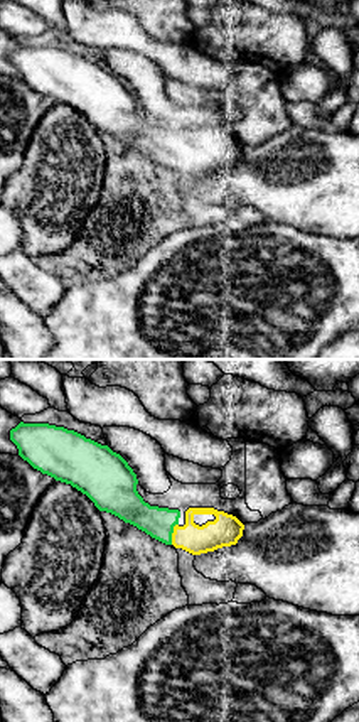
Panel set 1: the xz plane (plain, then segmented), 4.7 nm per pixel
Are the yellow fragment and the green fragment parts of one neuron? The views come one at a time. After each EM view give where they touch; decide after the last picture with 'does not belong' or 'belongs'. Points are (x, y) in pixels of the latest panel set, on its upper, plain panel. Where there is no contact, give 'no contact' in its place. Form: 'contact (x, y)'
contact (172, 156)

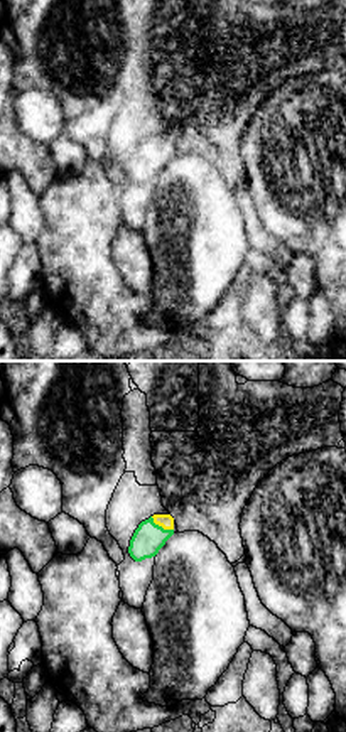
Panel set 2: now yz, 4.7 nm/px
contact (161, 147)

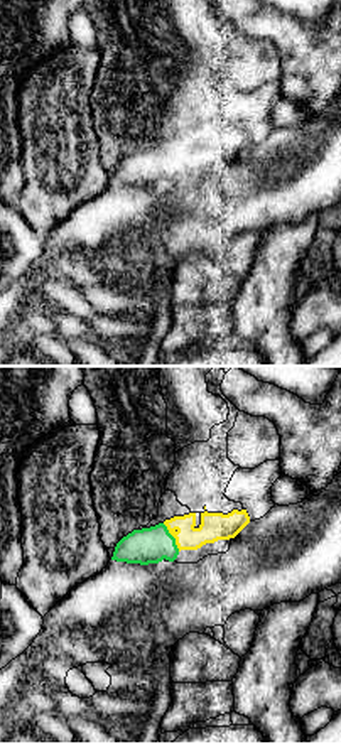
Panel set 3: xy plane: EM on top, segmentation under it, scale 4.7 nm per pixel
contact (173, 157)

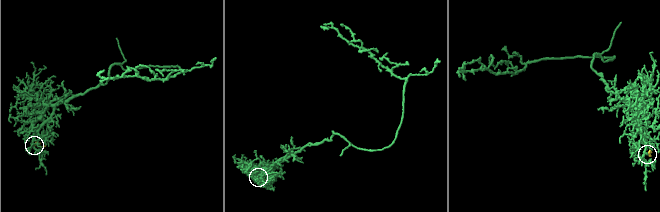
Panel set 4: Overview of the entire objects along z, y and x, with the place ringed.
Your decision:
belongs

